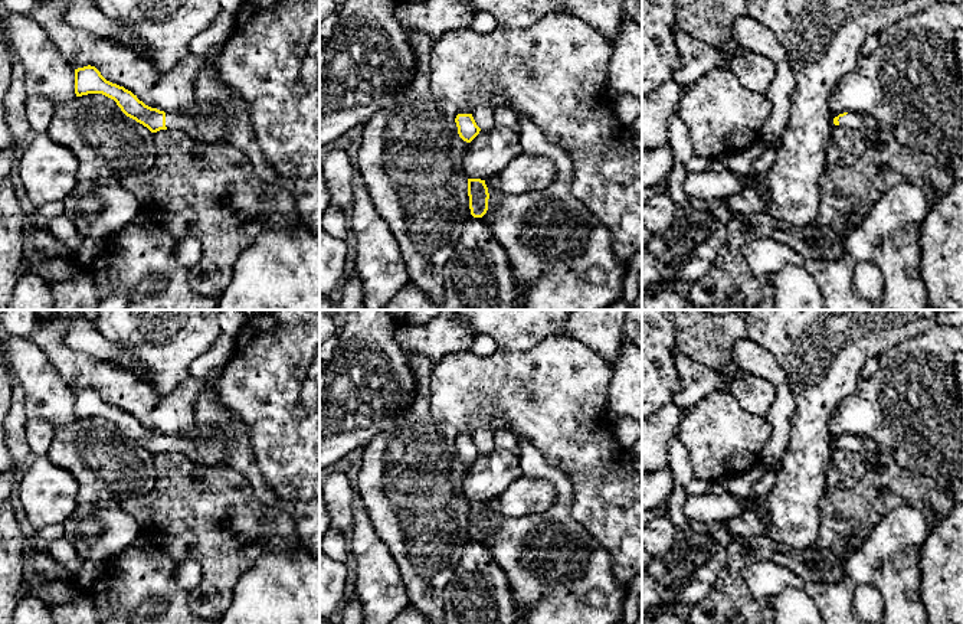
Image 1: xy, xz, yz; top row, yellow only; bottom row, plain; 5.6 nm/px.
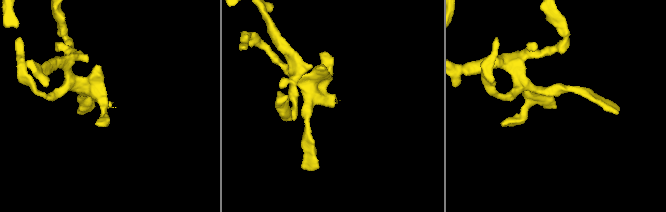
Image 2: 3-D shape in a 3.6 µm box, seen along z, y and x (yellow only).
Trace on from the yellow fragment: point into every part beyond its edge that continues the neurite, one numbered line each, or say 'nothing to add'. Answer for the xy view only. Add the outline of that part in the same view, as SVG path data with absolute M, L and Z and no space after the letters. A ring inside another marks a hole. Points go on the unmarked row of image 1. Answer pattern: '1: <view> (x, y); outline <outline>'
1: xy (219, 437); outline M222 367L210 372L196 399L194 431L186 437L166 435L166 450L183 453L196 464L229 465L243 474L255 496L263 504L284 510L294 520L301 545L312 556L320 556L320 499L282 500L272 490L258 467L246 425L233 412L214 404L212 383Z

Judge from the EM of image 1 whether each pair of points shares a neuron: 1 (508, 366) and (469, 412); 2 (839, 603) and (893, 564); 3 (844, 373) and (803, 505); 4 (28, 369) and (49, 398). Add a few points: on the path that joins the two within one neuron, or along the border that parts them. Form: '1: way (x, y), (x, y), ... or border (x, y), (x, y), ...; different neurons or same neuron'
1: way (504, 378), (481, 401); same neuron
2: way (847, 588), (871, 564), (878, 564); same neuron
3: way (814, 407), (809, 420), (809, 451), (803, 471); same neuron
4: way (35, 376), (45, 391); same neuron

